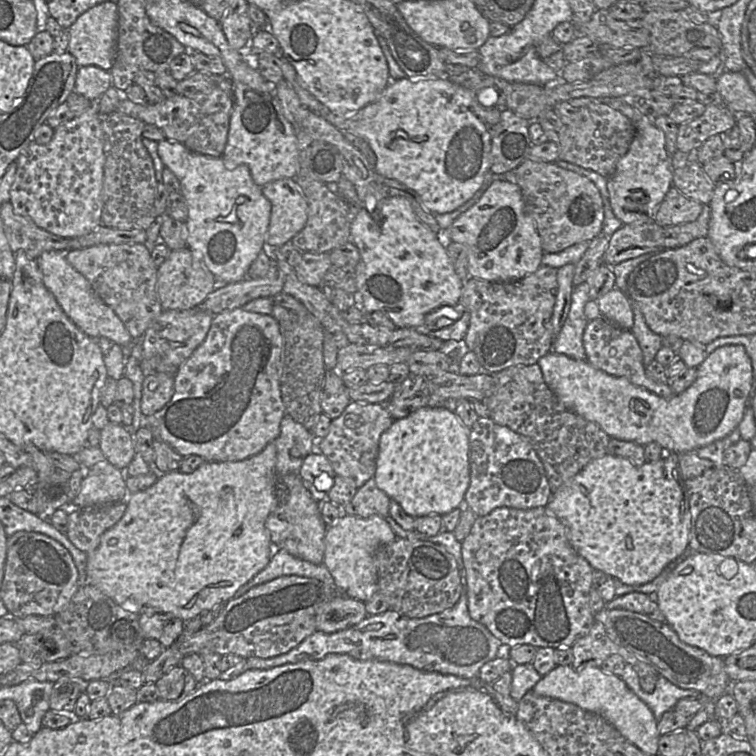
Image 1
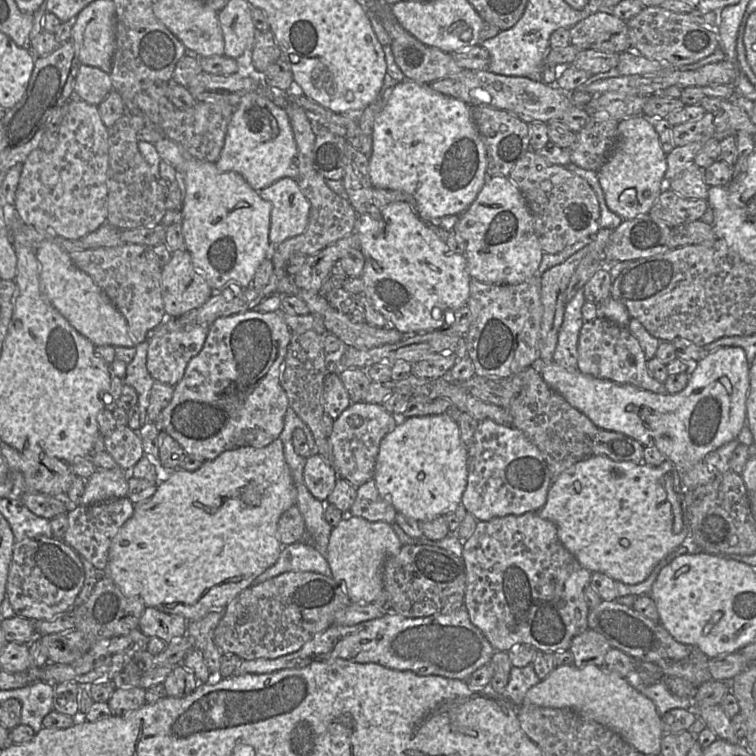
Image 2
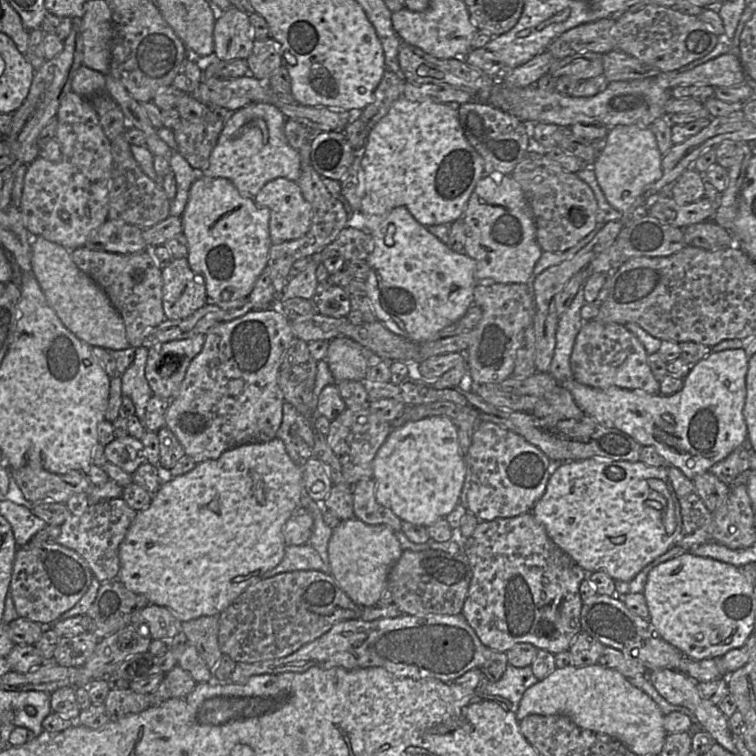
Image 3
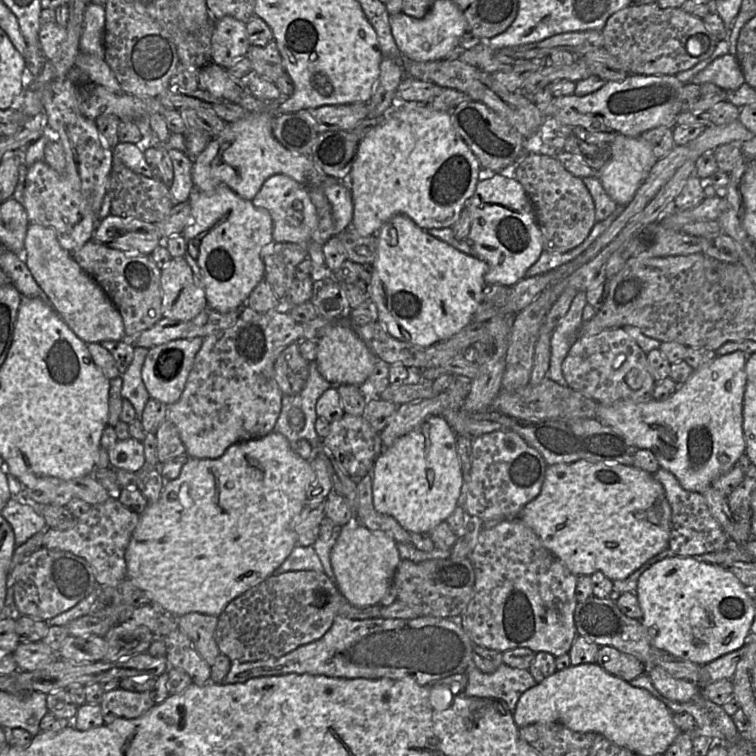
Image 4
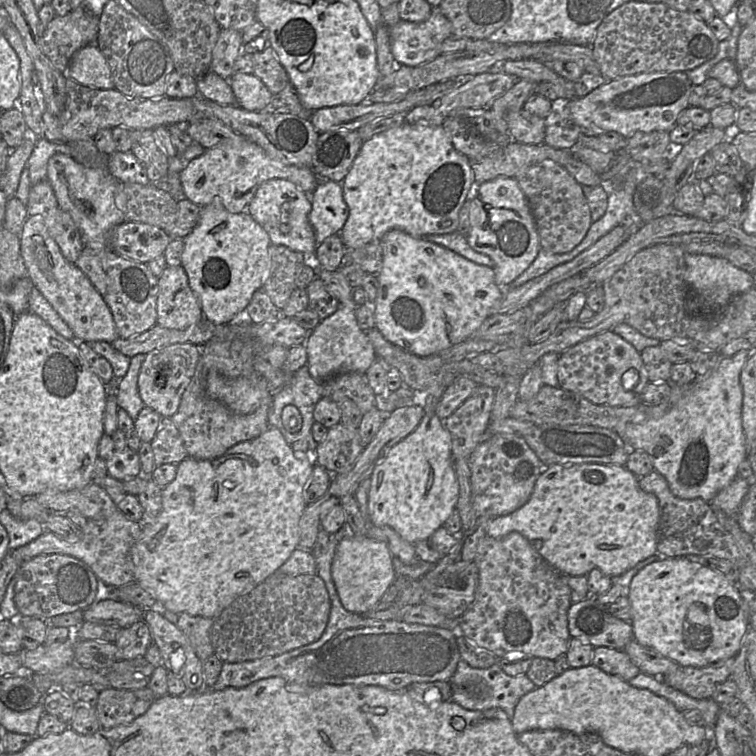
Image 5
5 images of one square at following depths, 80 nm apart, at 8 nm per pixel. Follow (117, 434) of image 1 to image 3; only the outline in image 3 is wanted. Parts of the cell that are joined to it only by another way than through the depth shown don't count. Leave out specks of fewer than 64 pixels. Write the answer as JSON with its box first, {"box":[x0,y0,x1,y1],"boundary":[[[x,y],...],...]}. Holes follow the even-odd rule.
{"box":[104,435,146,475],"boundary":[[[131,435],[115,438],[105,446],[104,452],[107,461],[120,467],[130,475],[146,461],[142,441]]]}

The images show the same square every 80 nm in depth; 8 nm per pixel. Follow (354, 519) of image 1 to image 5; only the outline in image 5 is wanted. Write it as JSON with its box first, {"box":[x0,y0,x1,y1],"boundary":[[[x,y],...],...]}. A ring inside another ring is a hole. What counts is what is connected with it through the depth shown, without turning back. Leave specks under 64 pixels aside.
{"box":[331,535,394,615],"boundary":[[[350,535],[340,541],[331,566],[332,578],[344,608],[364,615],[381,602],[383,594],[394,583],[393,555],[383,542],[367,536]]]}

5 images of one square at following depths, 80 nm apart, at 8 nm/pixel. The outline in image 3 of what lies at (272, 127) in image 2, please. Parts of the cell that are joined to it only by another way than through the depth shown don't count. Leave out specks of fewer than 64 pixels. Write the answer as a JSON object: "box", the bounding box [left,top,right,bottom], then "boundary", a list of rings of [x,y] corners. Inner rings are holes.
{"box":[201,102,300,199],"boundary":[[[263,102],[251,103],[233,112],[227,118],[211,152],[209,164],[206,169],[202,170],[201,175],[227,178],[243,196],[252,199],[266,183],[275,178],[285,177],[297,182],[300,177],[300,155],[289,145],[285,137],[283,128],[286,119],[276,106]]]}

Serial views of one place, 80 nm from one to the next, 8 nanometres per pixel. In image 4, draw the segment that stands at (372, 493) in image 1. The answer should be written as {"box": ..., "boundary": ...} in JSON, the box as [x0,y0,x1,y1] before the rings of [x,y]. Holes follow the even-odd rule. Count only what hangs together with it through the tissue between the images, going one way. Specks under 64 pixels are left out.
{"box":[355,475,411,543],"boundary":[[[366,475],[357,482],[355,521],[372,531],[382,531],[397,543],[411,543],[410,533],[391,516],[378,513],[373,506],[372,476]]]}

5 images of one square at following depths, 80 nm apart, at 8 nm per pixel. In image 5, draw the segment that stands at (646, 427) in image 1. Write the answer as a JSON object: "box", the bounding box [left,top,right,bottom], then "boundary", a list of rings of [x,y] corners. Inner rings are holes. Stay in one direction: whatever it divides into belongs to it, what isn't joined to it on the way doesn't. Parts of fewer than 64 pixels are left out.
{"box":[614,349,755,502],"boundary":[[[742,349],[729,357],[721,357],[718,364],[705,376],[684,386],[684,393],[670,410],[660,418],[638,423],[619,422],[614,429],[625,444],[634,450],[647,452],[653,461],[654,471],[667,481],[671,492],[681,499],[700,498],[710,502],[737,476],[739,464],[746,459],[746,442],[742,428],[743,390],[741,369],[755,349]]]}

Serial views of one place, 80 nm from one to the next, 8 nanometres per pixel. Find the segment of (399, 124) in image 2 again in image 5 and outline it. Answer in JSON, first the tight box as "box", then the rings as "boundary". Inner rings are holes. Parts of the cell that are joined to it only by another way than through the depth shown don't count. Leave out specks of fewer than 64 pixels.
{"box":[341,123,475,249],"boundary":[[[427,123],[392,127],[363,142],[348,174],[343,180],[343,197],[349,208],[341,237],[346,249],[356,249],[382,239],[390,230],[398,229],[412,237],[459,231],[459,211],[475,183],[470,160],[457,151],[441,126]]]}

